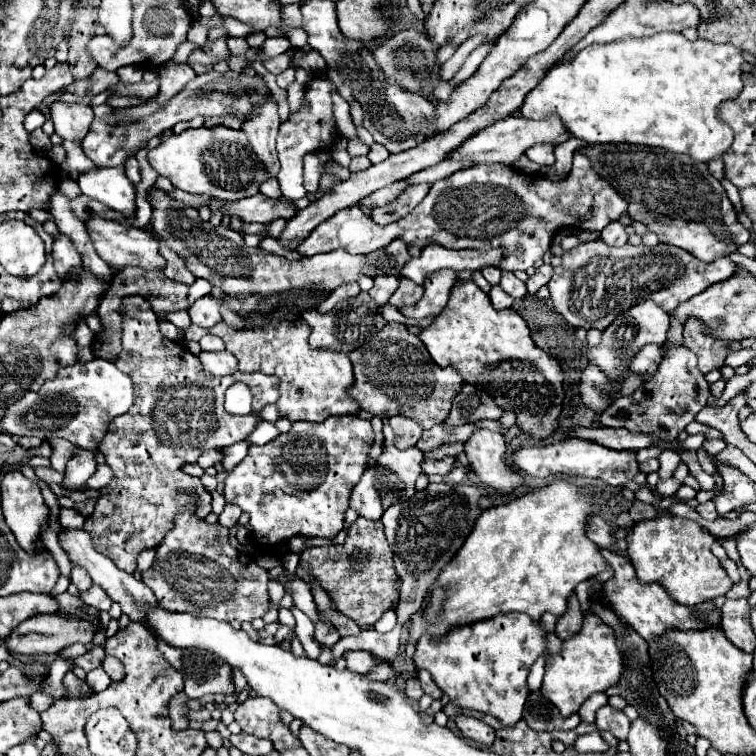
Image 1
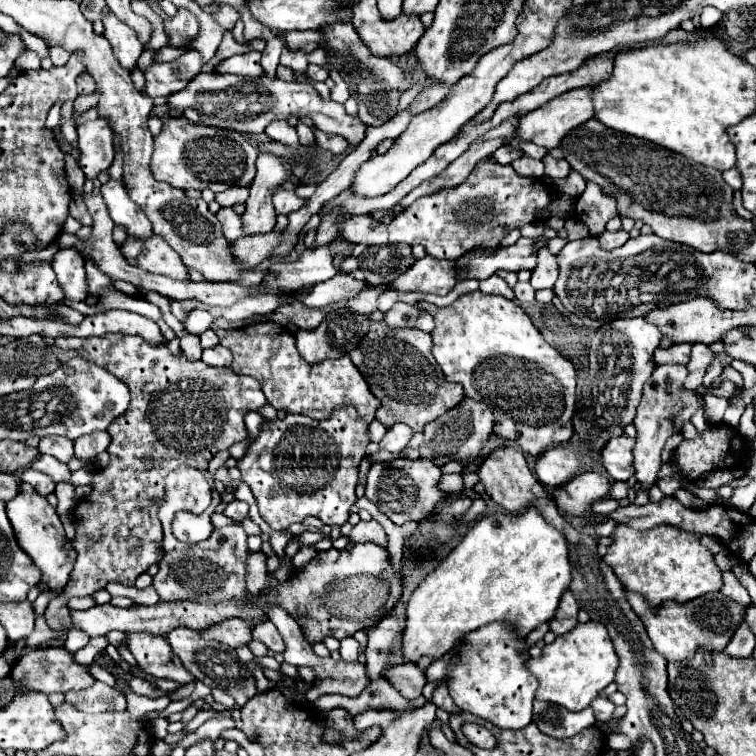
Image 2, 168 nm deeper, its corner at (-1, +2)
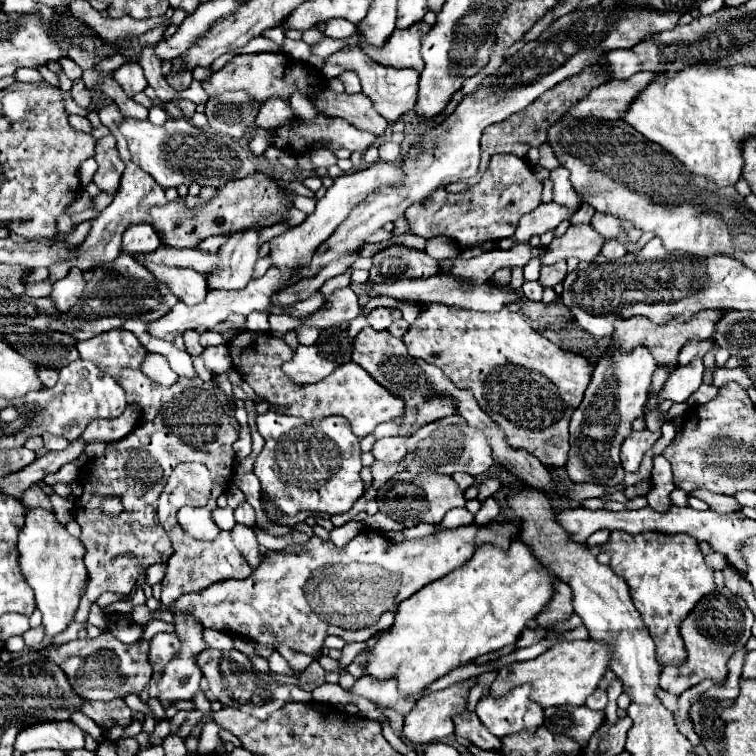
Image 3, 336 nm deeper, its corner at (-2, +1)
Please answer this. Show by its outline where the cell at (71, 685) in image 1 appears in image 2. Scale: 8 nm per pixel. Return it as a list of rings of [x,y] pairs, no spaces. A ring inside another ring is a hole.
[[[98,680],[88,689],[66,693],[66,701],[70,705],[74,705],[78,711],[86,711],[86,713],[124,711],[126,709],[126,697]]]

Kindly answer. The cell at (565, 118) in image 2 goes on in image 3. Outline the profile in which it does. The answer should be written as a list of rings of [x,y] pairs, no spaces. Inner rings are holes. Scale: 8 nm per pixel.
[[[639,72],[627,80],[609,80],[577,100],[563,116],[617,120],[627,110],[631,100],[639,94],[639,88],[645,88],[655,76],[655,72]]]

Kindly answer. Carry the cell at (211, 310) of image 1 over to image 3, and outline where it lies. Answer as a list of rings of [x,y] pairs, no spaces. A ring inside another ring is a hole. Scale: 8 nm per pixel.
[[[187,330],[183,334],[183,340],[185,340],[185,350],[191,354],[191,356],[197,356],[203,352],[203,346],[199,344],[199,332],[195,330]]]

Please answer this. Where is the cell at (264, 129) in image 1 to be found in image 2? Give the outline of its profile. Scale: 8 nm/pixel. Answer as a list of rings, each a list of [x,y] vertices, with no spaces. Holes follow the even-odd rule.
[[[260,153],[256,167],[258,171],[250,187],[250,197],[246,199],[246,211],[240,215],[244,235],[264,235],[274,229],[276,211],[272,195],[288,175],[288,163],[270,153]]]

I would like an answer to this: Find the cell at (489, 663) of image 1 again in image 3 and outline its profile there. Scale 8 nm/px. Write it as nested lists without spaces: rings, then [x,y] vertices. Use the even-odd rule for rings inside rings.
[[[529,684],[513,688],[505,696],[485,694],[477,702],[475,714],[499,738],[521,730],[535,730],[543,724],[543,708],[529,694]]]

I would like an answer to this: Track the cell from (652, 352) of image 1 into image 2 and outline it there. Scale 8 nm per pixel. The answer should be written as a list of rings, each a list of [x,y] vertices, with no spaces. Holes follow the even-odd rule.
[[[680,343],[680,345],[672,345],[668,349],[660,349],[656,351],[656,363],[678,363],[678,365],[686,365],[690,361],[690,349],[692,343]]]

